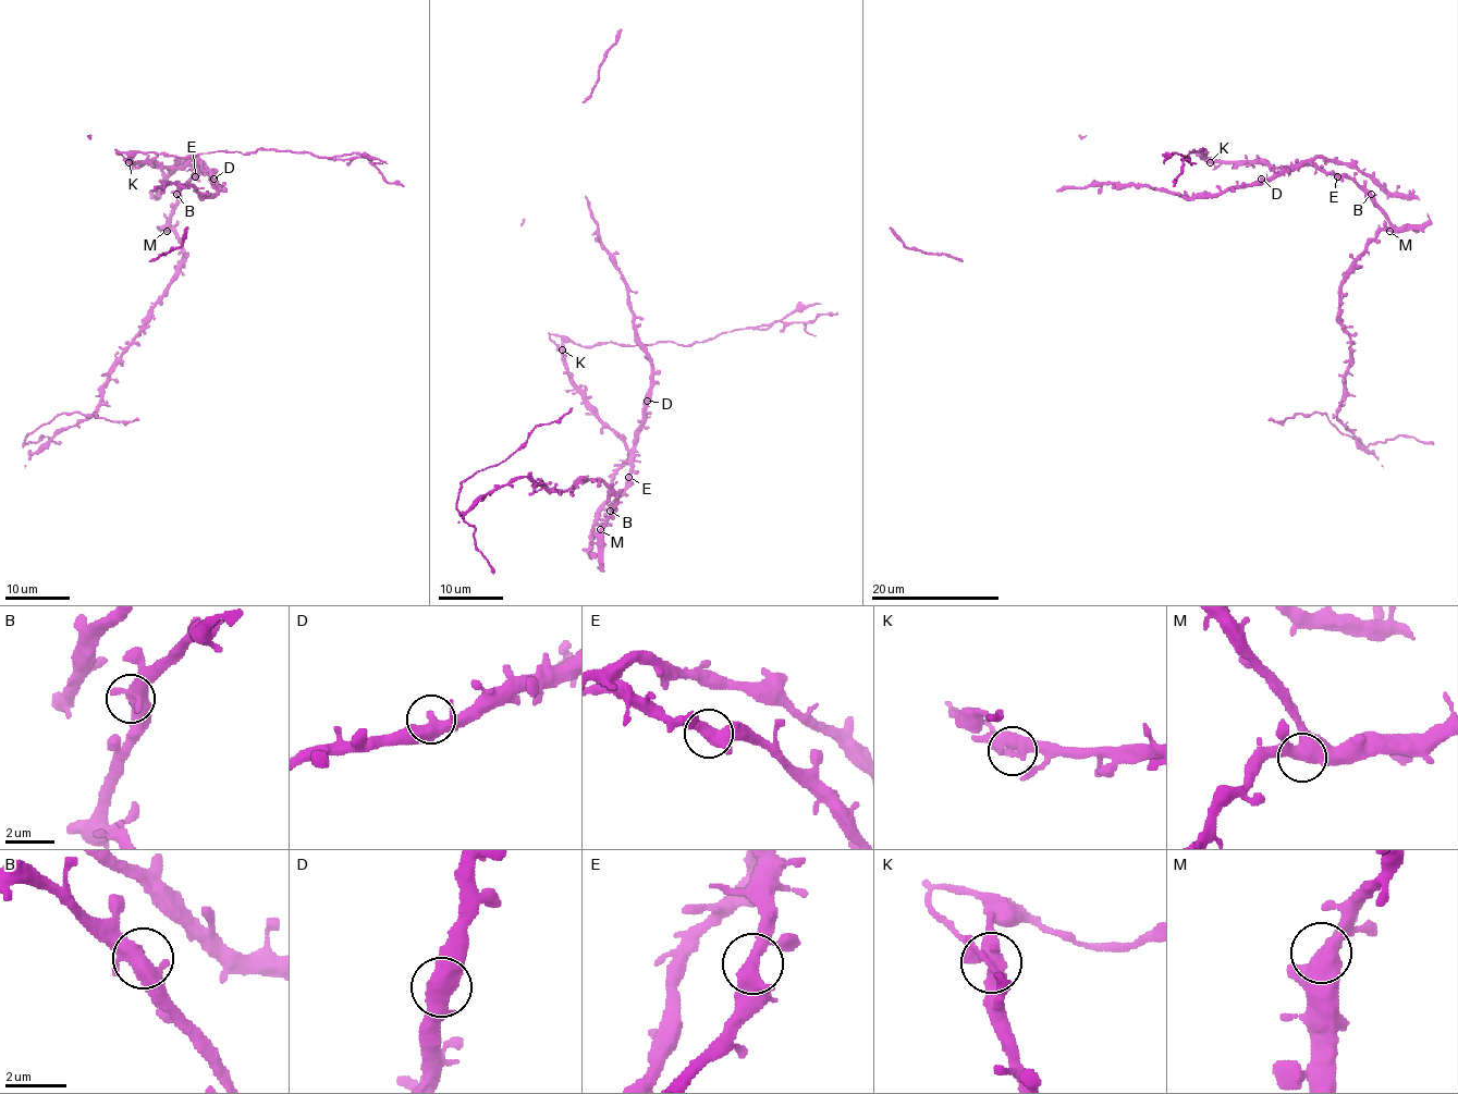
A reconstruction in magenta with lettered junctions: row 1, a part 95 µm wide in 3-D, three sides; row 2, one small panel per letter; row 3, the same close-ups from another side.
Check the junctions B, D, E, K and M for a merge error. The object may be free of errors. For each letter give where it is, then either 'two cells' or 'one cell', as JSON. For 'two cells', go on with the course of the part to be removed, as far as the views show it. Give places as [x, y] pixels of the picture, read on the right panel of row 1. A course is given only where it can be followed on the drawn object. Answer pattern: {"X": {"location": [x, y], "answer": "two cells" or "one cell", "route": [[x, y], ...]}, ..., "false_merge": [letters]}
{"B": {"location": [1371, 194], "answer": "one cell"}, "D": {"location": [1261, 179], "answer": "one cell"}, "E": {"location": [1337, 176], "answer": "one cell"}, "K": {"location": [1210, 162], "answer": "two cells"}, "M": {"location": [1389, 231], "answer": "one cell"}, "false_merge": ["K"]}

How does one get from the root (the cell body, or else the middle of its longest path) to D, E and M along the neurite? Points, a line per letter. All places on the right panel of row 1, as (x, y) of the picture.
D: (1364, 192), (1351, 179), (1324, 173), (1307, 161), (1290, 164), (1261, 179)
E: (1364, 192), (1351, 179), (1337, 176)
M: (1364, 192), (1385, 216), (1389, 231)

